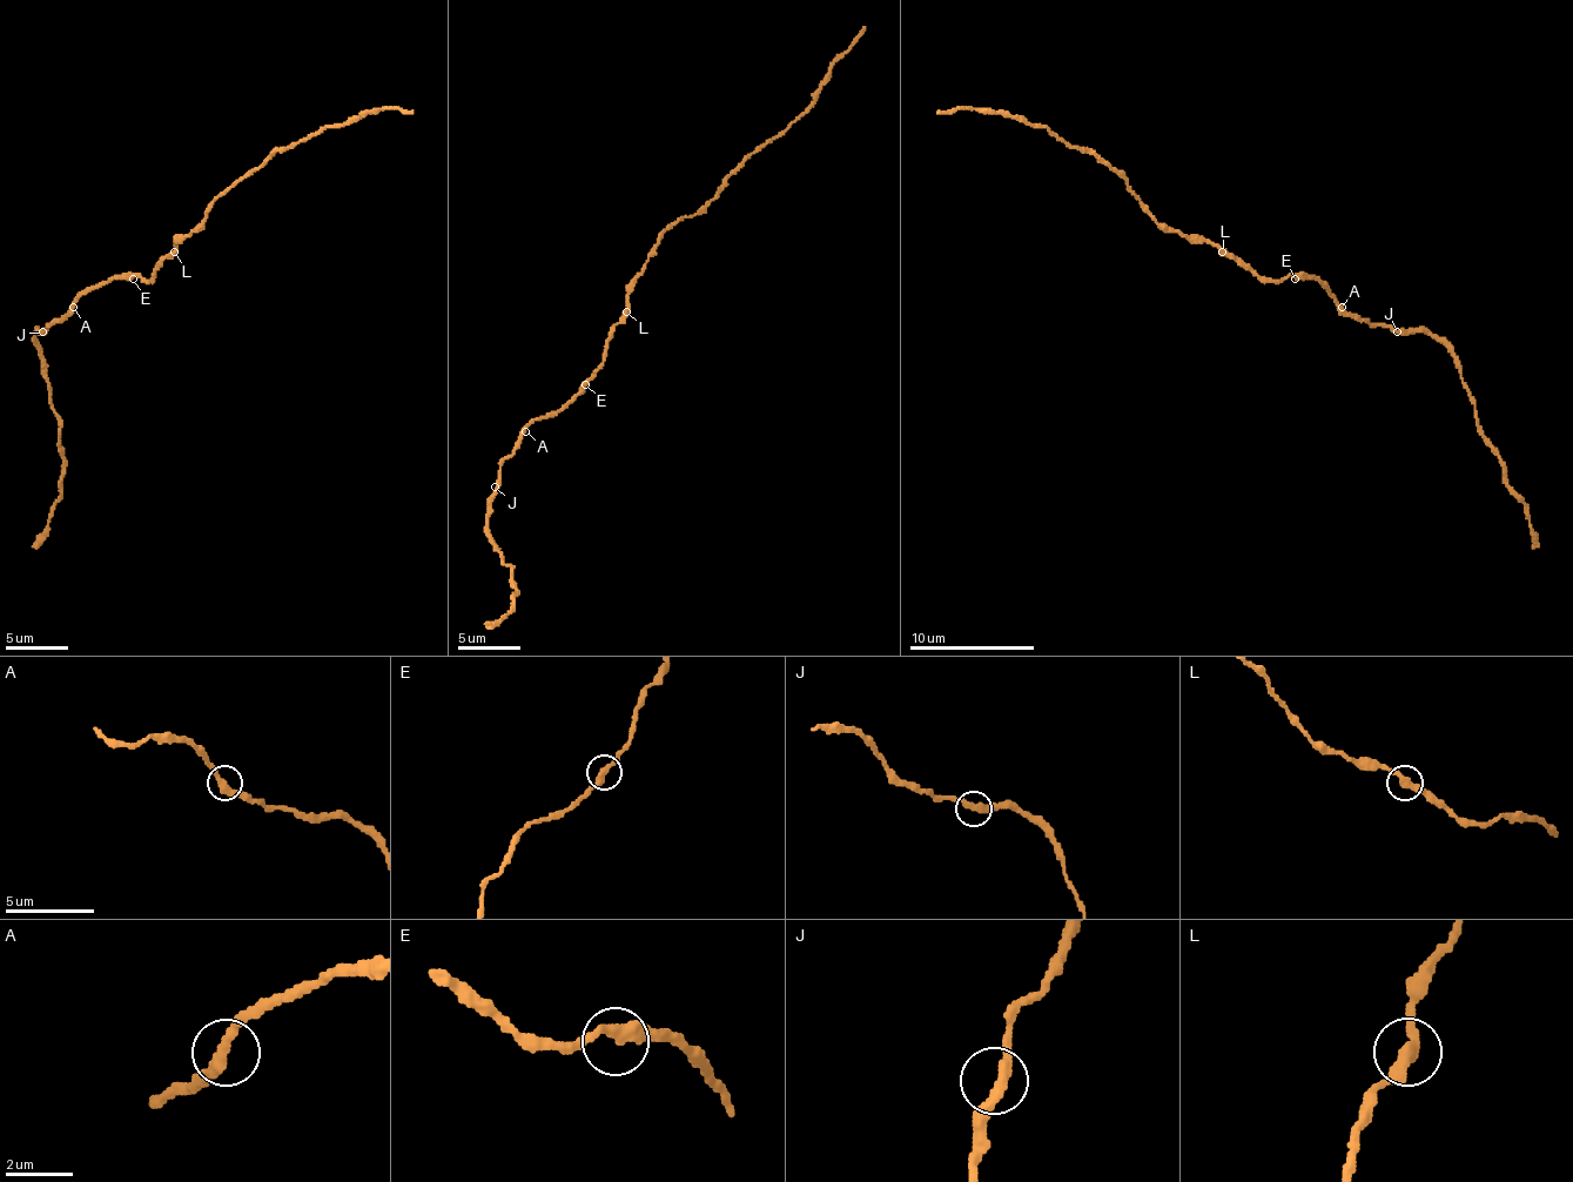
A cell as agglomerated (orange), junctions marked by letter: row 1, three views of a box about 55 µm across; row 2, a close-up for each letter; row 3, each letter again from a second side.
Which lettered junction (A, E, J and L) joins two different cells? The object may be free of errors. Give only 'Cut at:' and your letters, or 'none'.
Cut at: none

